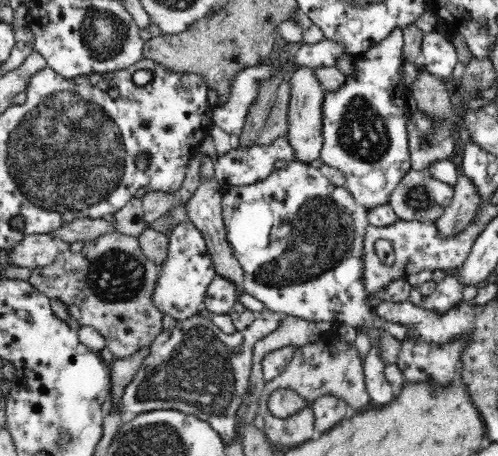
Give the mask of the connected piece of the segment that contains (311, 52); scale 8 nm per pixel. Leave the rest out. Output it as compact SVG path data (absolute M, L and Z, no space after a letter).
M322 39L316 44L303 43L294 56L295 64L310 68L334 65L342 55L350 55L333 40Z

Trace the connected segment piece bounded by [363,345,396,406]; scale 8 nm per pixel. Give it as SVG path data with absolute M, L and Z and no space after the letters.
M376 345L372 346L369 354L363 359L365 383L372 405L385 405L395 397L393 386L384 376L386 365Z

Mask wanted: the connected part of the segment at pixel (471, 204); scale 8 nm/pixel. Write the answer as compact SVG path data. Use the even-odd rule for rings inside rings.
M466 175L456 180L454 189L450 207L435 222L437 230L445 238L462 234L462 230L470 226L479 210L480 200L482 200L480 191L476 189L476 185L472 185L470 178Z

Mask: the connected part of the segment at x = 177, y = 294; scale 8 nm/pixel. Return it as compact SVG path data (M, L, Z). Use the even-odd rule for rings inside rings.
M192 221L178 224L168 236L168 258L159 267L158 282L151 301L164 315L169 314L177 321L186 320L197 314L198 308L203 305L208 286L212 283L212 260L202 232Z

